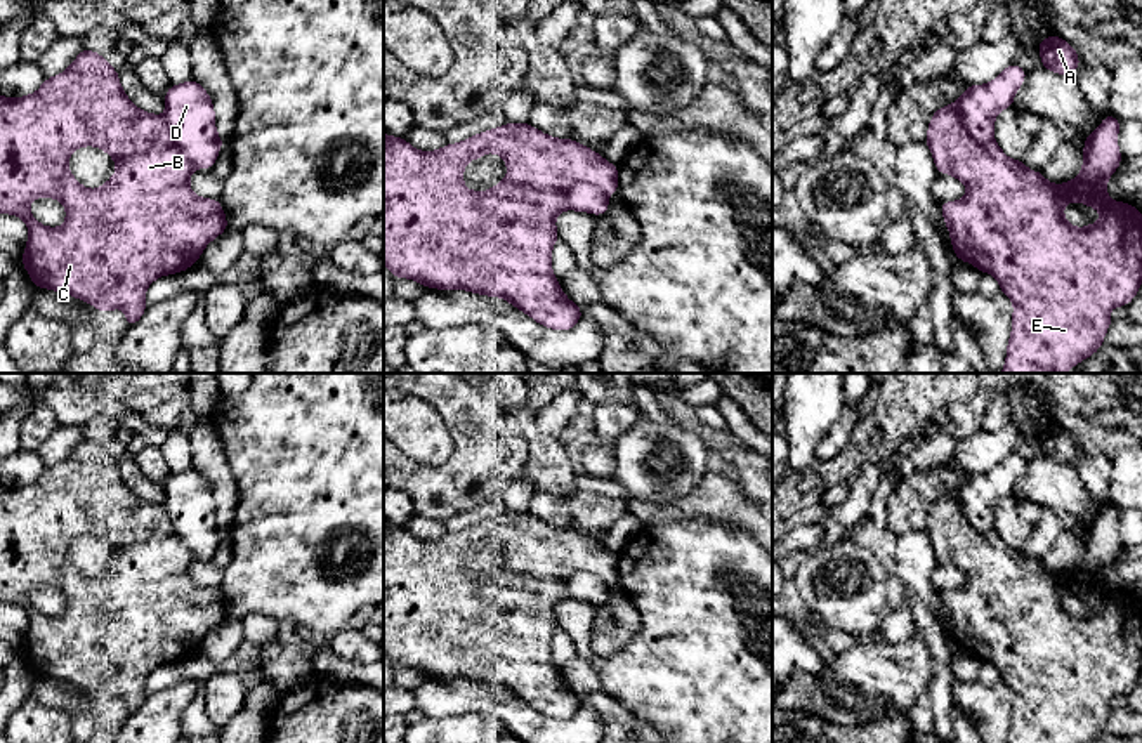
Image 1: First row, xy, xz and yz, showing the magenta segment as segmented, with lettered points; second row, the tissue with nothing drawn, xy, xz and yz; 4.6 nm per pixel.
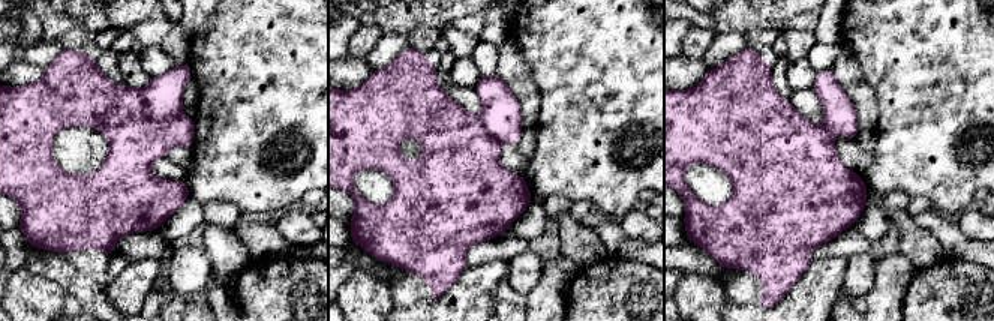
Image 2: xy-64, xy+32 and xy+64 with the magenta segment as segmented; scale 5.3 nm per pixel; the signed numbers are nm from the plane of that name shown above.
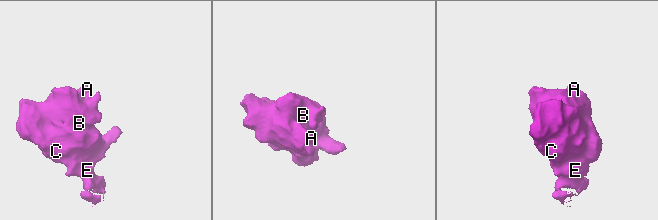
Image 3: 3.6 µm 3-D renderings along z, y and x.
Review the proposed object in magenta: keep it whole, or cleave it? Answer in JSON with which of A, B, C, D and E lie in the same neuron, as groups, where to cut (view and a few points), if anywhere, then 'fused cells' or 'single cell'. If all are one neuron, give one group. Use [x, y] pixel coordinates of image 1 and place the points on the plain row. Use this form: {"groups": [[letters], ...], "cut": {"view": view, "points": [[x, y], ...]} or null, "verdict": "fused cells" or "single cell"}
{"groups": [["A", "B", "C", "E"], ["D"]], "cut": {"view": "xz", "points": [[608, 584], [594, 573], [577, 572], [568, 580], [566, 592]]}, "verdict": "fused cells"}

